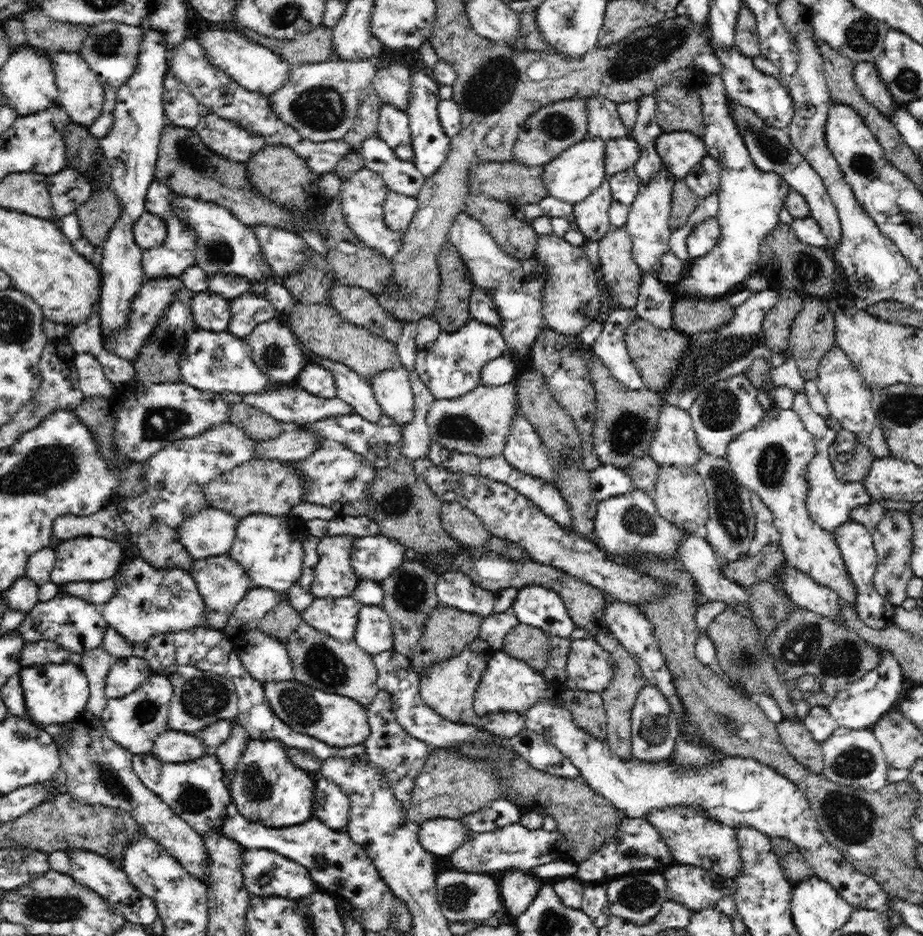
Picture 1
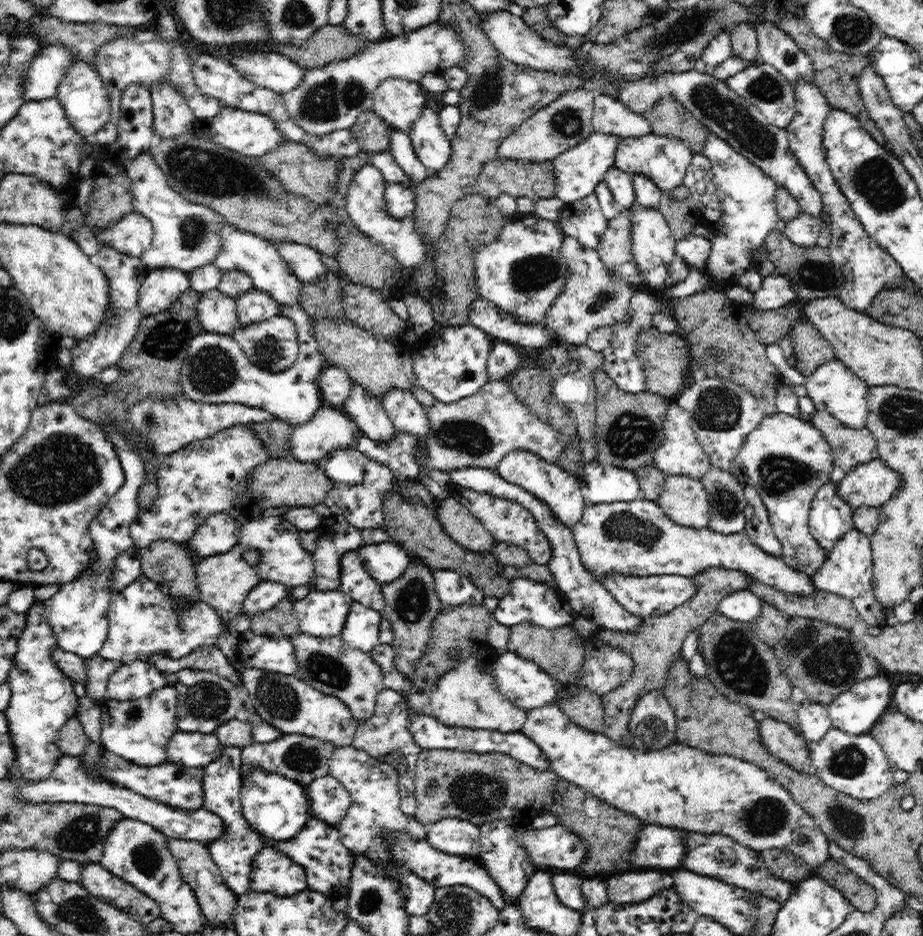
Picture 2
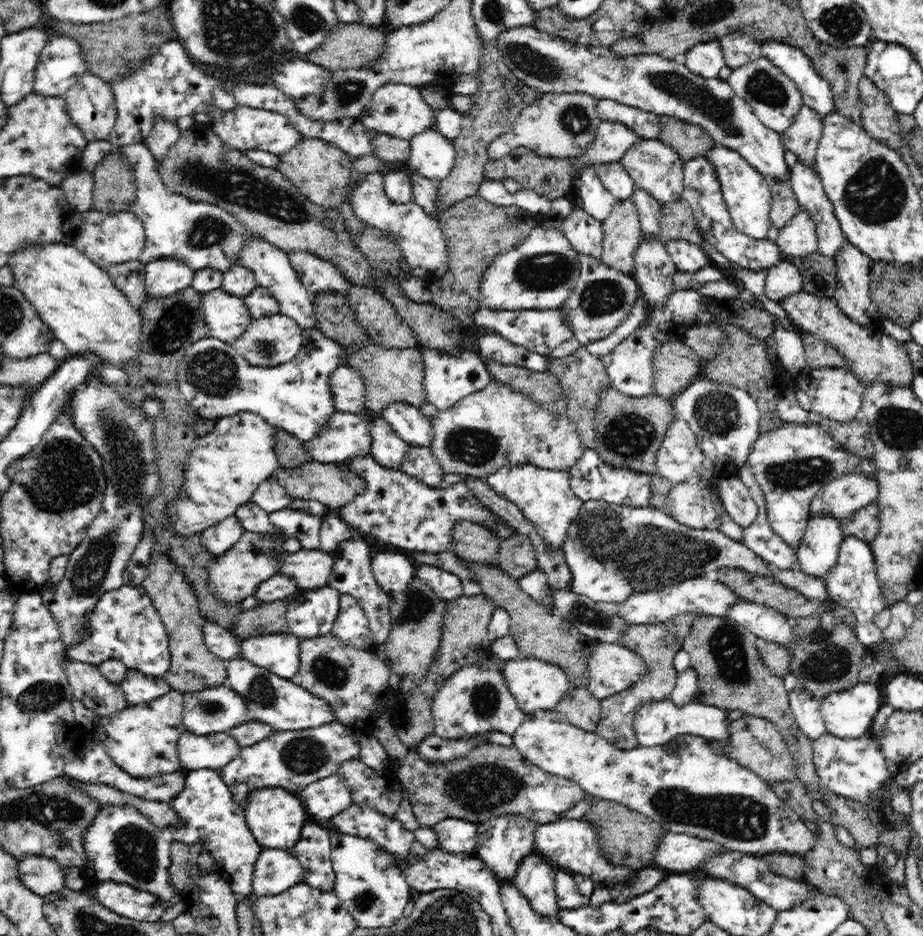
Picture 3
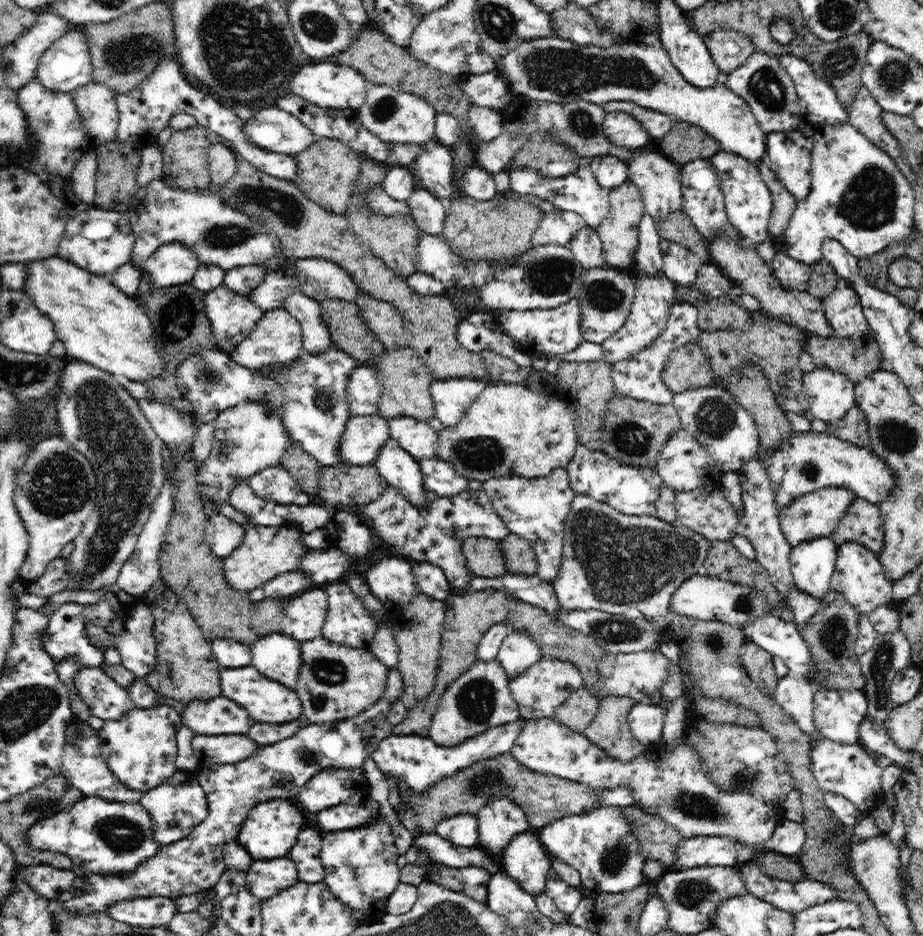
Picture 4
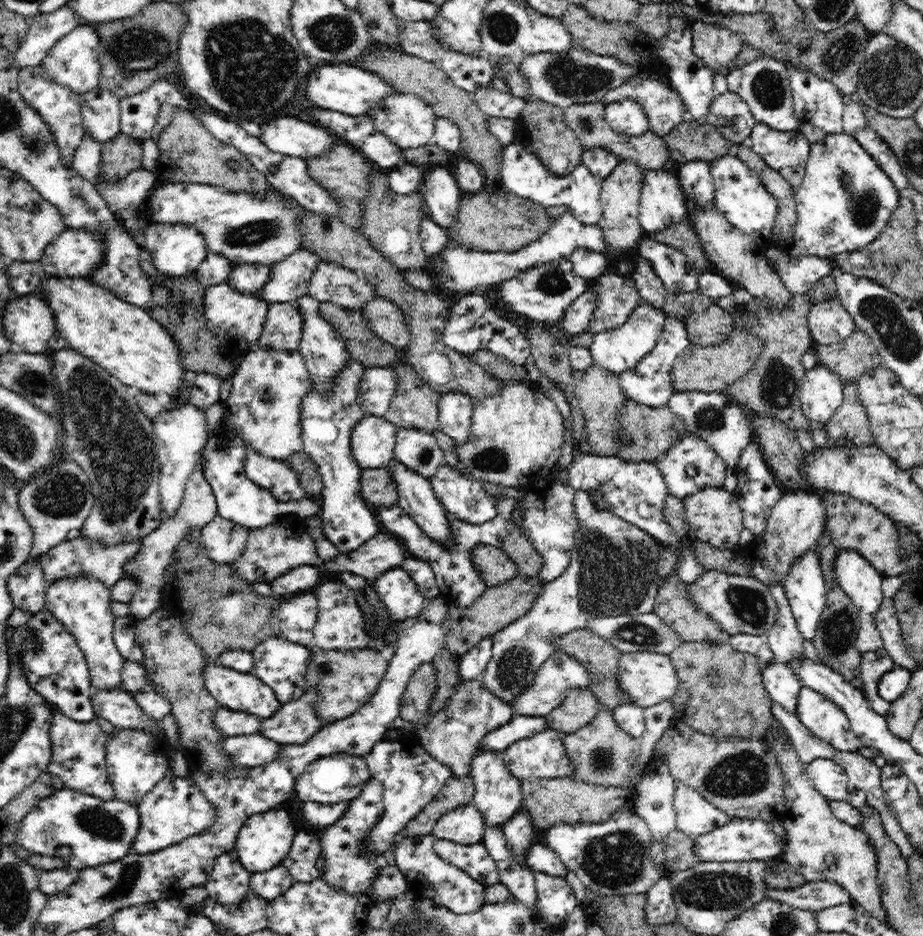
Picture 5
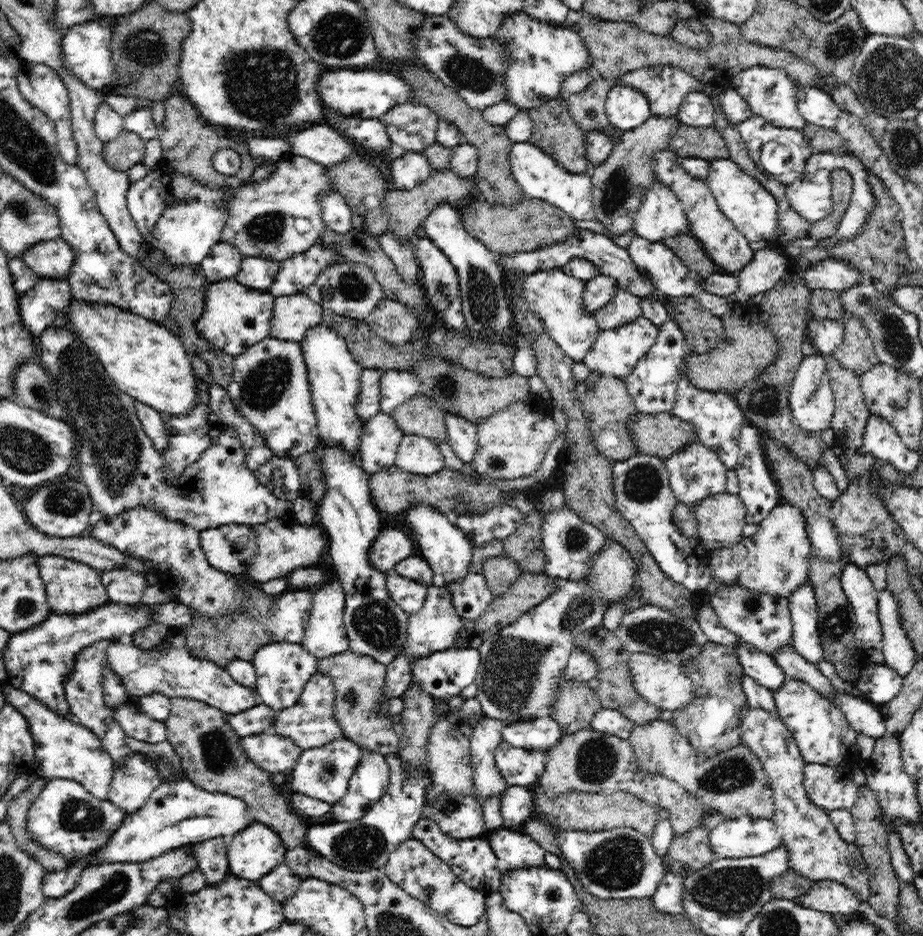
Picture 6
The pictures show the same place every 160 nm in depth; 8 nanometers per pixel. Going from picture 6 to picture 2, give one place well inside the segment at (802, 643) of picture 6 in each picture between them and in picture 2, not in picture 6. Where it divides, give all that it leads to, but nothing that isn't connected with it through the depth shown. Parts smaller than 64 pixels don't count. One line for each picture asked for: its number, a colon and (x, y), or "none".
2: (830, 518)
3: (817, 553)
4: (812, 562)
5: (805, 588)

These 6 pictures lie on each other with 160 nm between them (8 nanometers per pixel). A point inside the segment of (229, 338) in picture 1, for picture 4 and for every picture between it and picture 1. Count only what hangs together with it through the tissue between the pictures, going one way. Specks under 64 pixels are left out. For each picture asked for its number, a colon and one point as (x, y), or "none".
2: (217, 371)
3: (213, 378)
4: (309, 394)

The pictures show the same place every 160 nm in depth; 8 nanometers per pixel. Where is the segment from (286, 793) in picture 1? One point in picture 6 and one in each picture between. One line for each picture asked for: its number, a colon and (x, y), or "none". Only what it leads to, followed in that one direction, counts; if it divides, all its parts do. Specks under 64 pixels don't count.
2: (277, 808)
3: (275, 817)
4: (271, 829)
5: (266, 838)
6: (257, 850)

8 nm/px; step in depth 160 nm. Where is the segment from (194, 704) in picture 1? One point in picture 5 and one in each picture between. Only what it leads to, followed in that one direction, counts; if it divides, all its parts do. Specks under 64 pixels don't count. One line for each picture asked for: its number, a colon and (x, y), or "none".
2: (205, 700)
3: (217, 709)
4: (218, 716)
5: (230, 722)

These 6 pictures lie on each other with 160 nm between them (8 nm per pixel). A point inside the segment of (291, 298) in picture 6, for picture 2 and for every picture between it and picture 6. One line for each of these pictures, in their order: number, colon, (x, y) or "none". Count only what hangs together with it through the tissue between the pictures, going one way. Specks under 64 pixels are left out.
2: (272, 344)
3: (269, 341)
4: (277, 337)
5: (283, 328)

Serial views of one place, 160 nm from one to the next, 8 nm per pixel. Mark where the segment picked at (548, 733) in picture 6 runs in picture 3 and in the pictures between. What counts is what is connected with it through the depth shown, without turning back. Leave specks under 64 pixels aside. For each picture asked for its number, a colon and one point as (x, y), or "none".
3: (433, 748)
4: (417, 763)
5: (520, 726)

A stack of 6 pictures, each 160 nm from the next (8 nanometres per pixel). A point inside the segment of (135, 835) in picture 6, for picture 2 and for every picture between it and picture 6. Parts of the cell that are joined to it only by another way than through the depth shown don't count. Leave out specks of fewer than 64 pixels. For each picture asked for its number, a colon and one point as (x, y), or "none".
2: (234, 853)
3: (209, 816)
4: (178, 804)
5: (175, 809)

